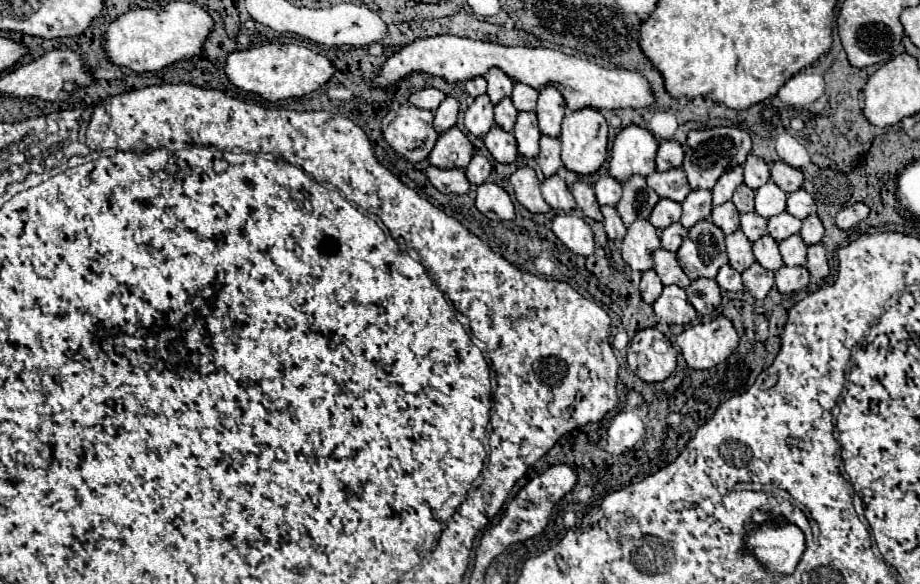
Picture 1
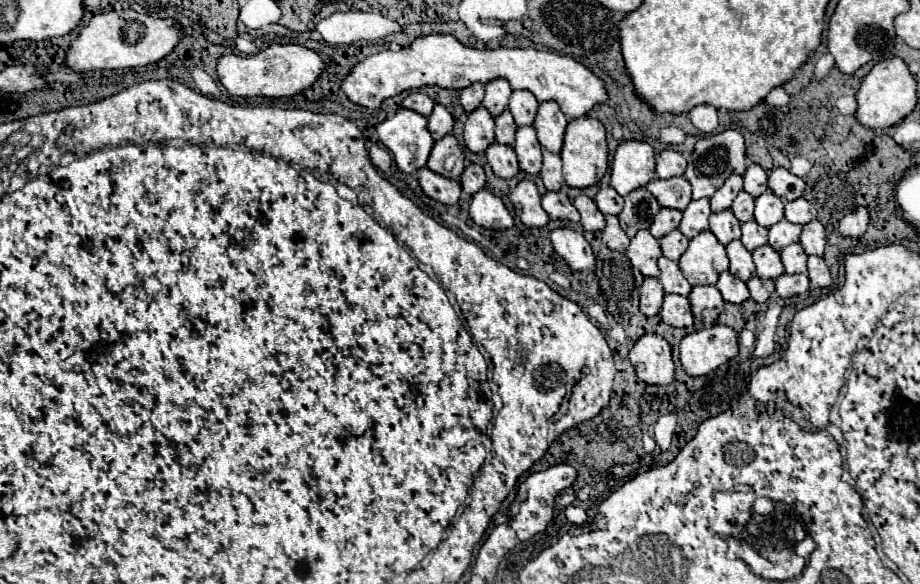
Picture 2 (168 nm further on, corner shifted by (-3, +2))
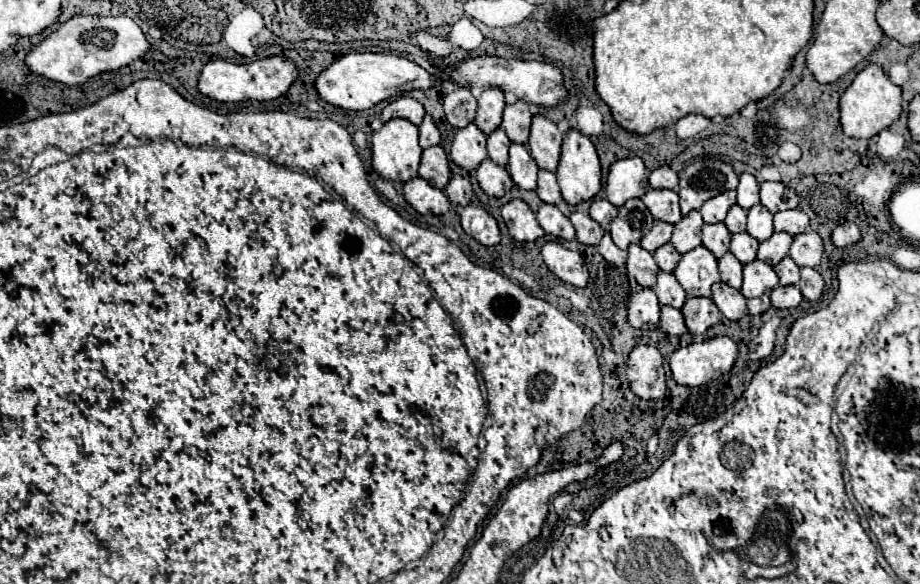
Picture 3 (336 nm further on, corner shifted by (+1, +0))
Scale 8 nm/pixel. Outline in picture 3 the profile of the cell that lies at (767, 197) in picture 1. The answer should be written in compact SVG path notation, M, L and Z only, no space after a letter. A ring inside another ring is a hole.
M753 205L747 211L747 233L757 241L765 241L773 235L773 215L765 205Z

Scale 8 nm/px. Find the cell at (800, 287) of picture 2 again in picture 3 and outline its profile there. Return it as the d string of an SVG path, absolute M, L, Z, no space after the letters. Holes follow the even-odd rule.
M777 285L773 291L771 291L771 303L773 307L777 309L791 309L791 307L797 307L803 299L799 287L795 285Z

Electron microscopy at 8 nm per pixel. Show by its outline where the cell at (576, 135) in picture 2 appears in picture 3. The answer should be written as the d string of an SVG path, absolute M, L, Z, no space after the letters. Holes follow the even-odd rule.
M569 129L563 137L563 151L557 167L557 181L567 203L577 205L593 199L601 189L601 165L595 145L587 135Z

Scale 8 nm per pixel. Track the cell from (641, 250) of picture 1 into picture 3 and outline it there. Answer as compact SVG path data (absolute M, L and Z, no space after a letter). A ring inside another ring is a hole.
M639 243L629 245L629 259L627 259L627 271L637 279L641 287L653 287L655 275L659 271L659 265L653 259L653 253L643 249Z

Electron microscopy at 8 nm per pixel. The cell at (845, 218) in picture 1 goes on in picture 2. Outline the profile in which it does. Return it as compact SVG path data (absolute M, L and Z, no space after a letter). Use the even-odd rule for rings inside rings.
M857 207L853 213L845 215L841 221L839 221L839 233L843 237L861 237L867 229L867 223L869 223L869 213L865 207Z

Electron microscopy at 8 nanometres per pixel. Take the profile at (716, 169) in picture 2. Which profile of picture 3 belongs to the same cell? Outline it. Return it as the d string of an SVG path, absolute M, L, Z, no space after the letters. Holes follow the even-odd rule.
M701 157L693 161L687 165L679 181L681 213L687 215L691 209L701 209L707 199L735 189L737 183L739 175L735 173L733 165L713 157Z

